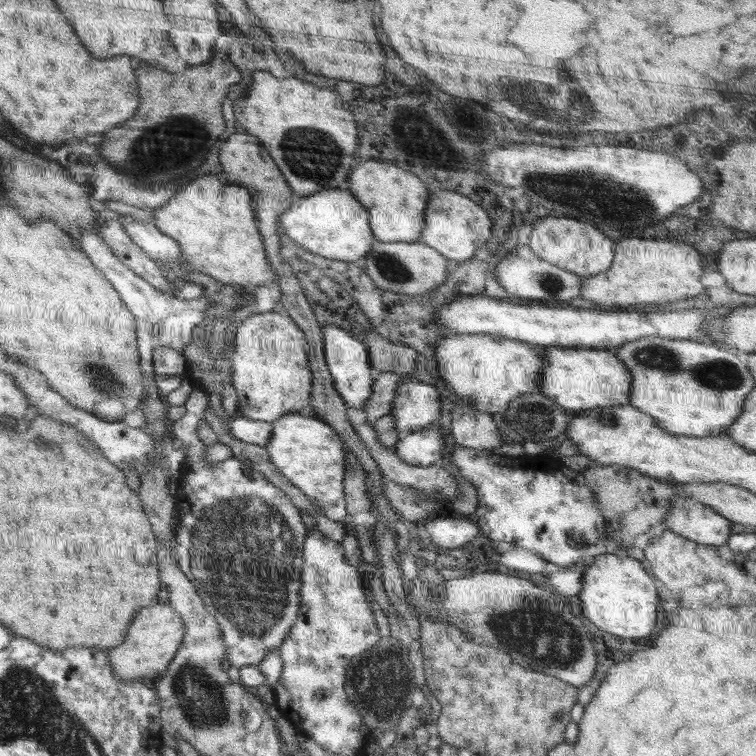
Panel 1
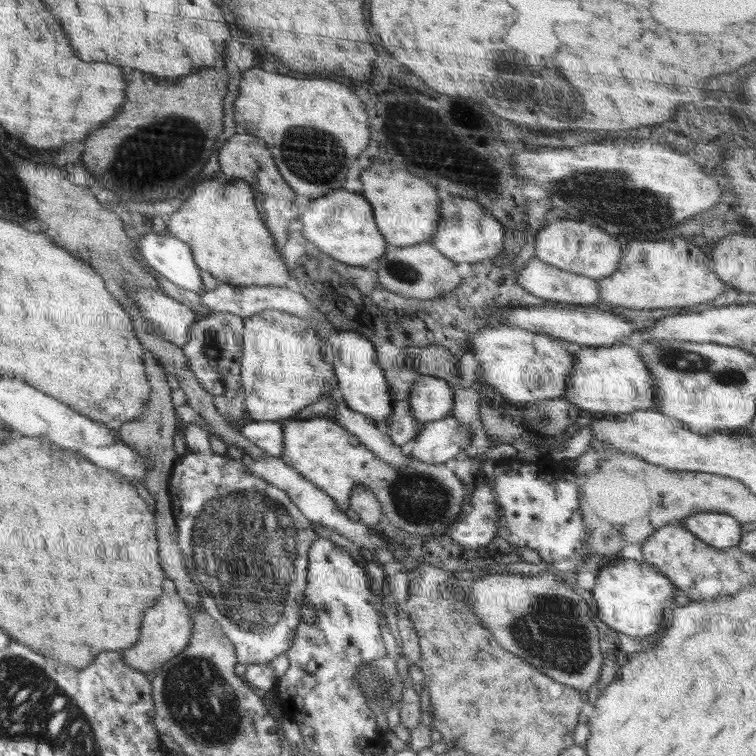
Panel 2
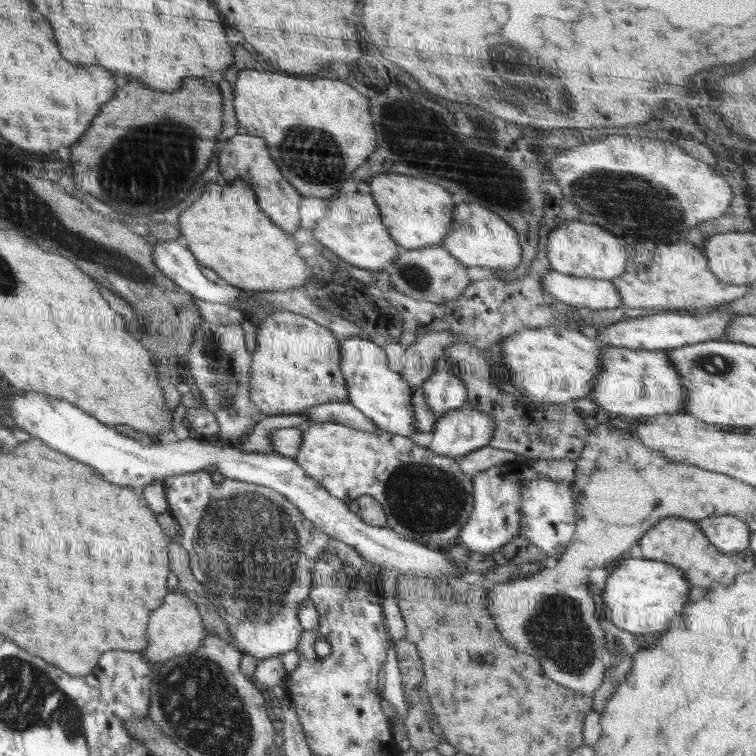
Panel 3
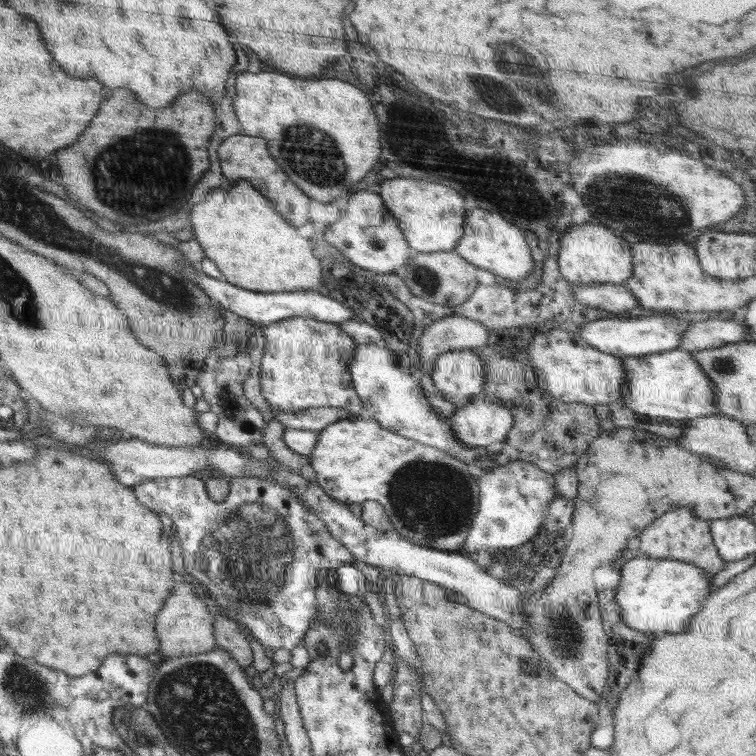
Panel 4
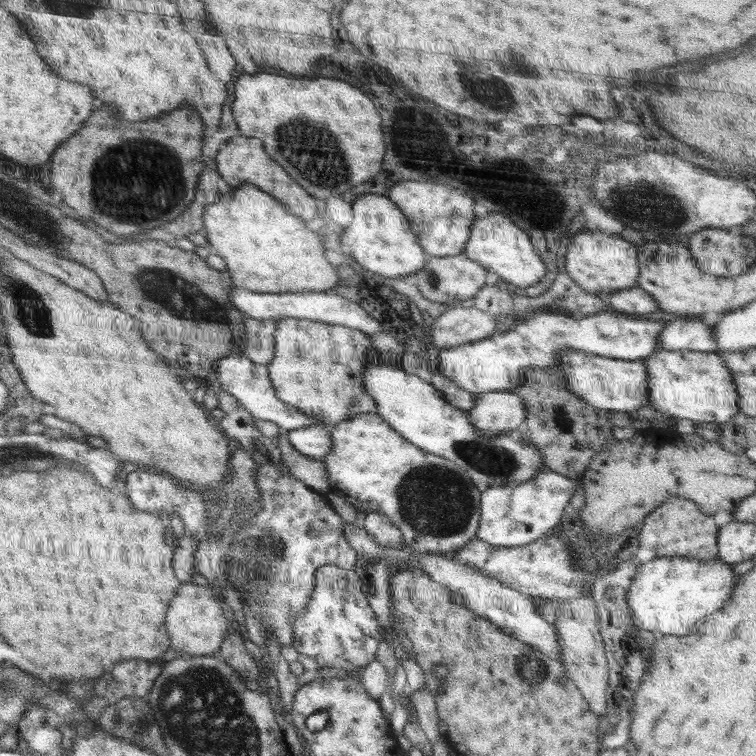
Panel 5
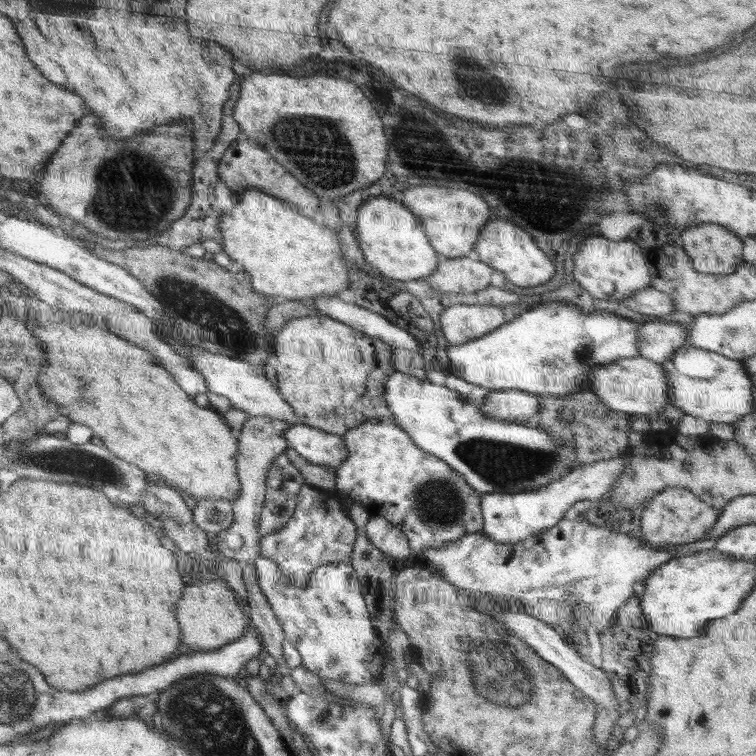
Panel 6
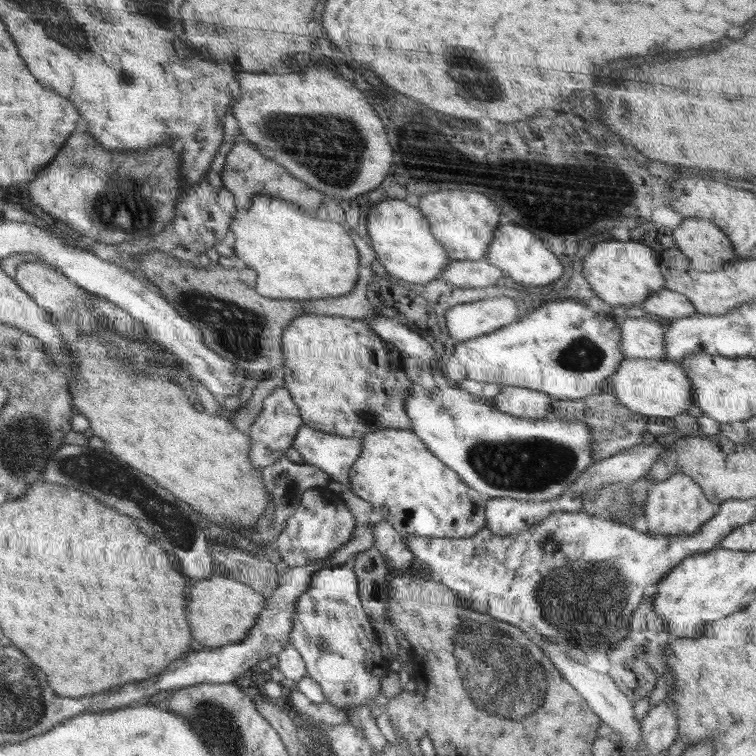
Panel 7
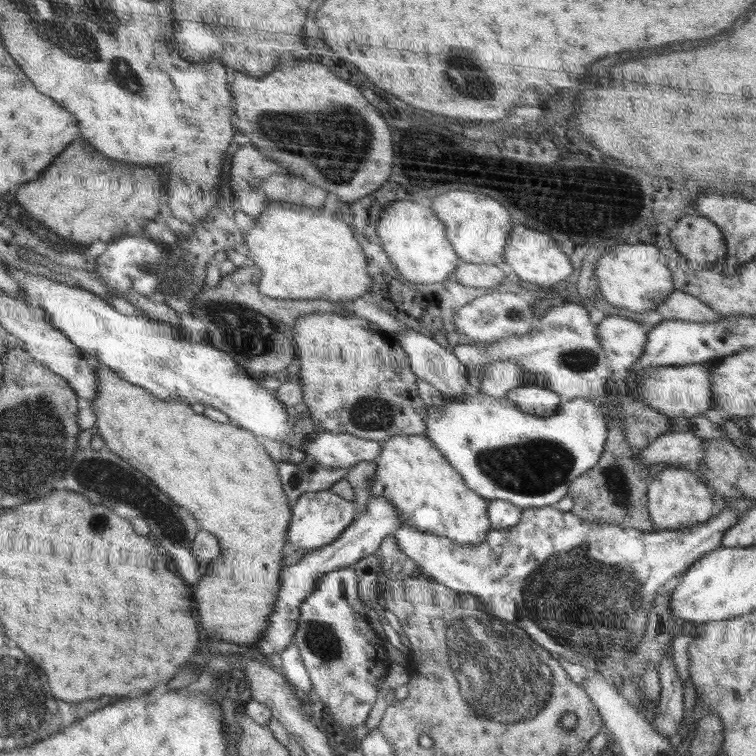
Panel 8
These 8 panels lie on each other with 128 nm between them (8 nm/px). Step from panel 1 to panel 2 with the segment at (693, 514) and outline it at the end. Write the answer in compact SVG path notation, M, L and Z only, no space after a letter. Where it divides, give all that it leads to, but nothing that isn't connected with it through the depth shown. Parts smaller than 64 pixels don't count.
M699 512L678 521L698 539L718 549L737 546L742 539L742 526L728 513Z

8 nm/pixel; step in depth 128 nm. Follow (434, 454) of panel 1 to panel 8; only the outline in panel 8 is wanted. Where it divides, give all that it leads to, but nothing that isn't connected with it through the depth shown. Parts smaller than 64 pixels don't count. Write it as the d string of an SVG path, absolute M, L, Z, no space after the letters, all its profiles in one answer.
M536 384L512 388L506 394L506 398L510 399L518 410L539 417L552 416L565 404L564 398L558 393Z

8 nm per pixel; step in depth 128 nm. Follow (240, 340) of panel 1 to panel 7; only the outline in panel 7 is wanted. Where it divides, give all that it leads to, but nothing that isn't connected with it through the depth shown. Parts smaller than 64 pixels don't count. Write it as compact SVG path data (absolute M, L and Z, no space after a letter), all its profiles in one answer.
M309 314L296 317L291 320L290 324L284 328L282 334L282 357L284 357L284 386L290 391L290 397L298 405L300 416L304 424L316 430L324 431L330 434L336 433L345 437L364 438L370 432L378 432L386 430L386 428L396 428L412 431L412 420L408 417L408 413L404 411L404 402L410 398L412 394L413 382L404 371L404 363L402 362L403 353L398 350L391 341L386 341L372 330L372 327L364 321L364 319L353 319L342 316Z

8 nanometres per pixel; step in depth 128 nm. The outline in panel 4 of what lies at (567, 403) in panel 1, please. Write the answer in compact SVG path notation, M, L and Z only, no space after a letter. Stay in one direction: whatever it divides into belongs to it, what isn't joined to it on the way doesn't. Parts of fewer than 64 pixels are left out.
M684 348L645 356L624 356L620 359L623 359L626 369L626 390L620 402L622 406L642 414L645 420L656 422L670 419L677 423L690 418L718 415L714 405L714 381Z

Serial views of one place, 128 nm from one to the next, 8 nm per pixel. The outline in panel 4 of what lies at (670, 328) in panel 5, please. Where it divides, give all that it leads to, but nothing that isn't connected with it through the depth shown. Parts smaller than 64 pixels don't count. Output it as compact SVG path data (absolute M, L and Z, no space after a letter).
M713 315L708 320L690 322L680 337L679 347L690 353L744 341L748 335L740 315Z

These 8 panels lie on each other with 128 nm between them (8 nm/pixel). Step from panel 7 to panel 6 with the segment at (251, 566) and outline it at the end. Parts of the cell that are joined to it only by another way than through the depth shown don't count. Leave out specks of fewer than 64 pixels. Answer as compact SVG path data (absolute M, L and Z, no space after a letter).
M259 556L254 562L254 576L282 631L298 649L304 668L321 679L338 680L342 684L368 684L381 679L387 648L373 628L351 563L324 564L324 569L313 571L306 588L298 588L284 581L284 575L272 560Z

